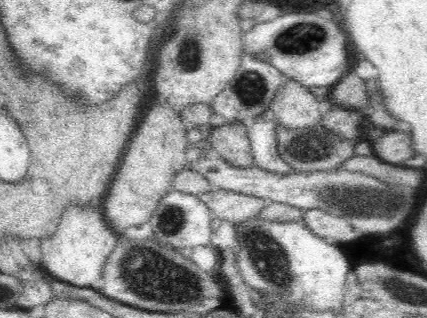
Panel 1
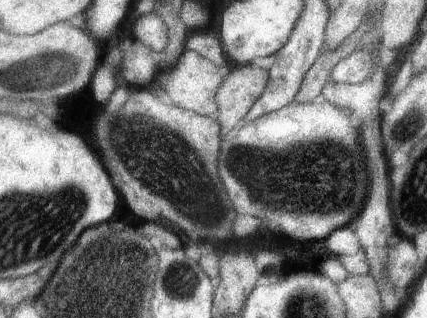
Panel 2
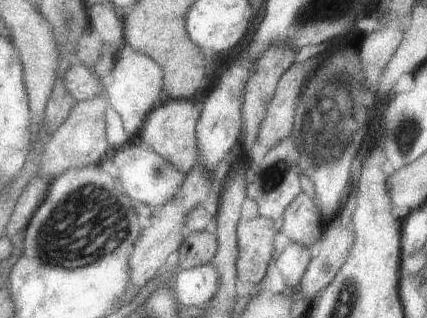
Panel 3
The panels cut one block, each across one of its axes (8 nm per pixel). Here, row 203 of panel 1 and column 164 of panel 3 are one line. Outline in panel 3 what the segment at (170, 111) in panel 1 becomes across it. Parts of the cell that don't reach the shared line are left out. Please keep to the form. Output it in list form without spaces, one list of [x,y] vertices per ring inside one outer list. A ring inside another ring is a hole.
[[[163,100],[159,106],[155,106],[145,122],[143,128],[137,134],[137,142],[141,146],[151,148],[161,158],[165,158],[169,164],[173,164],[181,176],[187,176],[193,166],[197,164],[197,138],[195,138],[195,126],[199,120],[199,102],[197,100]]]

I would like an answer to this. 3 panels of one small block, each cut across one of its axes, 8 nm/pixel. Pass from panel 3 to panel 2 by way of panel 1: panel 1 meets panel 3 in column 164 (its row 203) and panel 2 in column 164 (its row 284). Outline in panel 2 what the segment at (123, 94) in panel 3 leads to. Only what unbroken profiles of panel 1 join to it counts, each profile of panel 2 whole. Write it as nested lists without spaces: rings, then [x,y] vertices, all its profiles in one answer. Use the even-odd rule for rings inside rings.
[[[185,50],[171,70],[167,70],[163,74],[157,72],[157,78],[149,86],[149,90],[165,104],[185,108],[189,112],[197,112],[199,116],[205,116],[205,118],[215,118],[215,114],[217,114],[215,94],[221,88],[223,80],[225,80],[225,70],[223,68],[219,68],[215,62],[207,60],[205,56],[201,56],[197,52]]]

